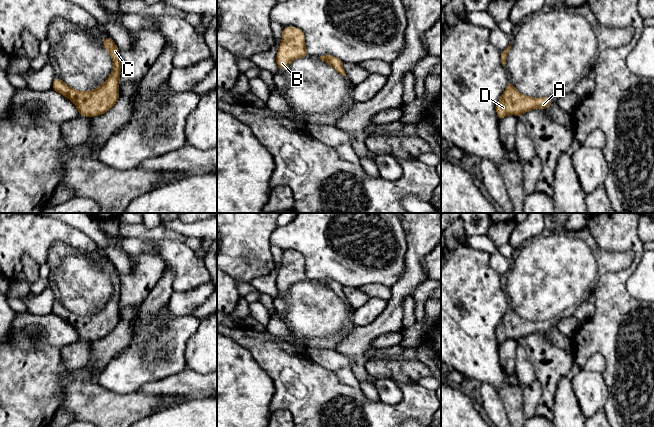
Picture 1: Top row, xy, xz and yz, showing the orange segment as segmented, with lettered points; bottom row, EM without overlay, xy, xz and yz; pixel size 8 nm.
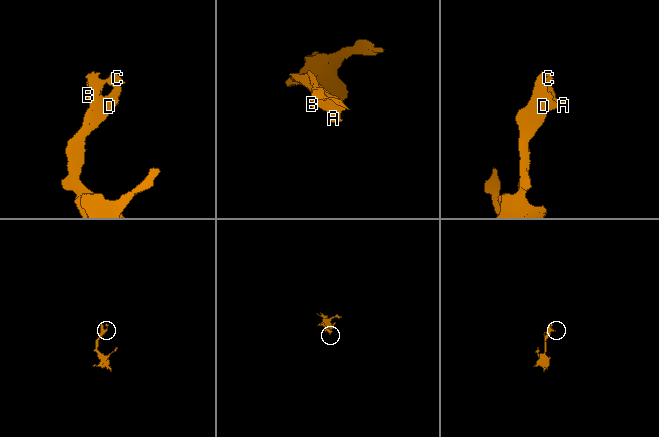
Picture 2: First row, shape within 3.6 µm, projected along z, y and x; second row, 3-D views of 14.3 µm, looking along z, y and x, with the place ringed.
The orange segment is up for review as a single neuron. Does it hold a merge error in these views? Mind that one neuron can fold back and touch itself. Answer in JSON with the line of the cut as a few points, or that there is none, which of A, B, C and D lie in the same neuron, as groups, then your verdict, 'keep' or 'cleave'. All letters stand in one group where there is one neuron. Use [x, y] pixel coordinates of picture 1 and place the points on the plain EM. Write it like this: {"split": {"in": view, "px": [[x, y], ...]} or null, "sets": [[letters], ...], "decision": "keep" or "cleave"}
{"split": null, "sets": [["A", "B", "C", "D"]], "decision": "keep"}

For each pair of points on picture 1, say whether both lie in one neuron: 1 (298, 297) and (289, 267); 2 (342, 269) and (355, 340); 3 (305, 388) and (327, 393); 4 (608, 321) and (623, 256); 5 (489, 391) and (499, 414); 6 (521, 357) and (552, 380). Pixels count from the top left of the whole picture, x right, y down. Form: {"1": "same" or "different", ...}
{"1": "same", "2": "different", "3": "same", "4": "different", "5": "same", "6": "different"}

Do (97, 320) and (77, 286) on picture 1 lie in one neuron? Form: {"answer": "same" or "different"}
{"answer": "same"}

